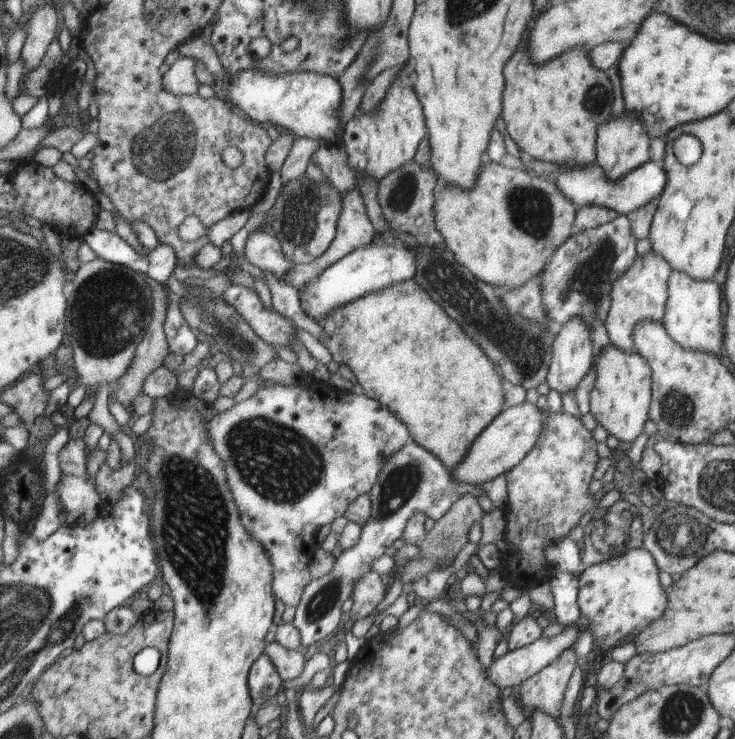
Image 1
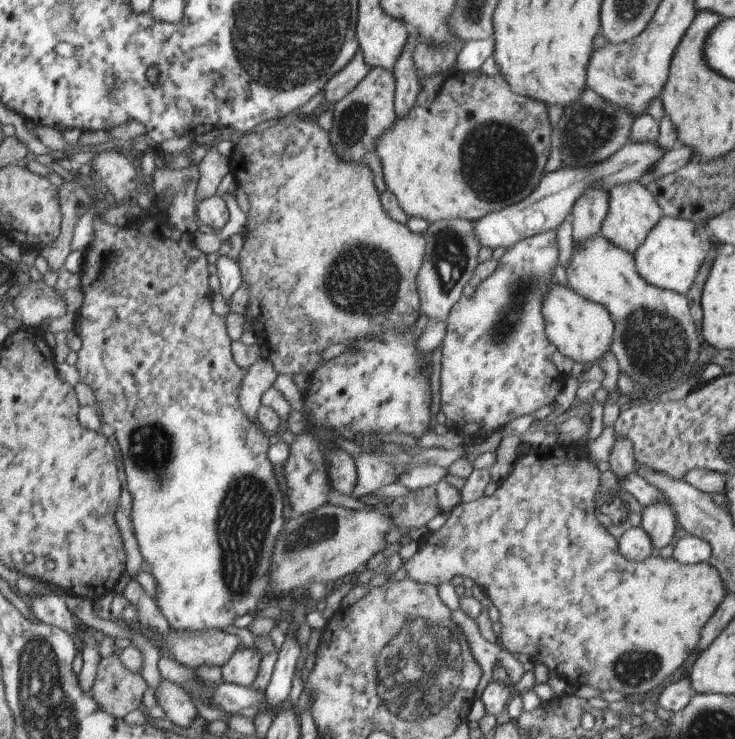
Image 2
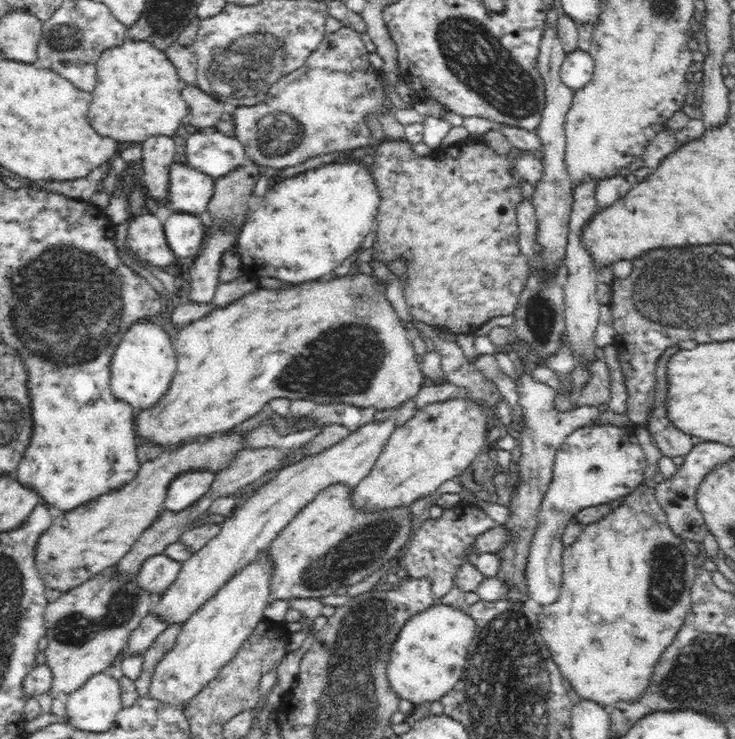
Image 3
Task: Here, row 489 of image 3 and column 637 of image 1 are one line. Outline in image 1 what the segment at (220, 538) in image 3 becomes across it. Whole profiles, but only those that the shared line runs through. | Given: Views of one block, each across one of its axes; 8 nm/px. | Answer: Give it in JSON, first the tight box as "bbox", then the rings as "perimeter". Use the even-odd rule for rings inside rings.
{"bbox":[604,250,673,352],"perimeter":[[[652,250],[645,256],[636,256],[632,266],[614,280],[610,292],[610,308],[604,318],[604,328],[611,344],[624,352],[637,352],[634,341],[635,327],[644,320],[663,322],[667,300],[670,298],[670,278],[673,269],[667,260]]]}

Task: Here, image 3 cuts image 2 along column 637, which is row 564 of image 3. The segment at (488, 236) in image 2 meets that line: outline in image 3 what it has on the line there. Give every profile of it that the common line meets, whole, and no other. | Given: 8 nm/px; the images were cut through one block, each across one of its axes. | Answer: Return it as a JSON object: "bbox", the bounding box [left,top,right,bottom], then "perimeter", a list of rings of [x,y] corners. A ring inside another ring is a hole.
{"bbox":[136,553,181,599],"perimeter":[[[162,553],[148,557],[142,563],[136,582],[145,592],[150,592],[157,599],[174,584],[180,572],[181,563]]]}

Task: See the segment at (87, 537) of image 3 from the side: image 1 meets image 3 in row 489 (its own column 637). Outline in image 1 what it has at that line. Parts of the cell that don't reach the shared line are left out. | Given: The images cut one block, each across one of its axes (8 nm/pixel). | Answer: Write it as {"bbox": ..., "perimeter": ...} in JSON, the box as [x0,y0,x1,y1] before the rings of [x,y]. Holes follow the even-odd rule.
{"bbox":[595,112,650,180],"perimeter":[[[622,112],[618,120],[606,120],[598,130],[598,159],[595,164],[602,166],[604,172],[612,180],[618,180],[630,174],[636,168],[642,167],[650,158],[650,138],[646,136],[643,120],[638,120],[636,114]]]}

